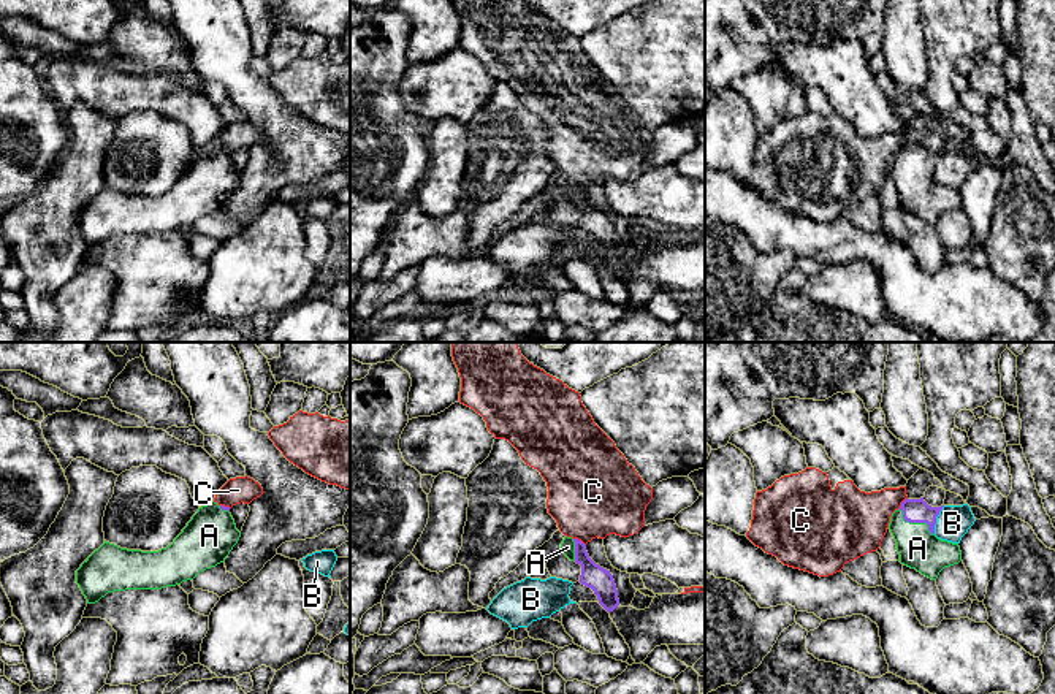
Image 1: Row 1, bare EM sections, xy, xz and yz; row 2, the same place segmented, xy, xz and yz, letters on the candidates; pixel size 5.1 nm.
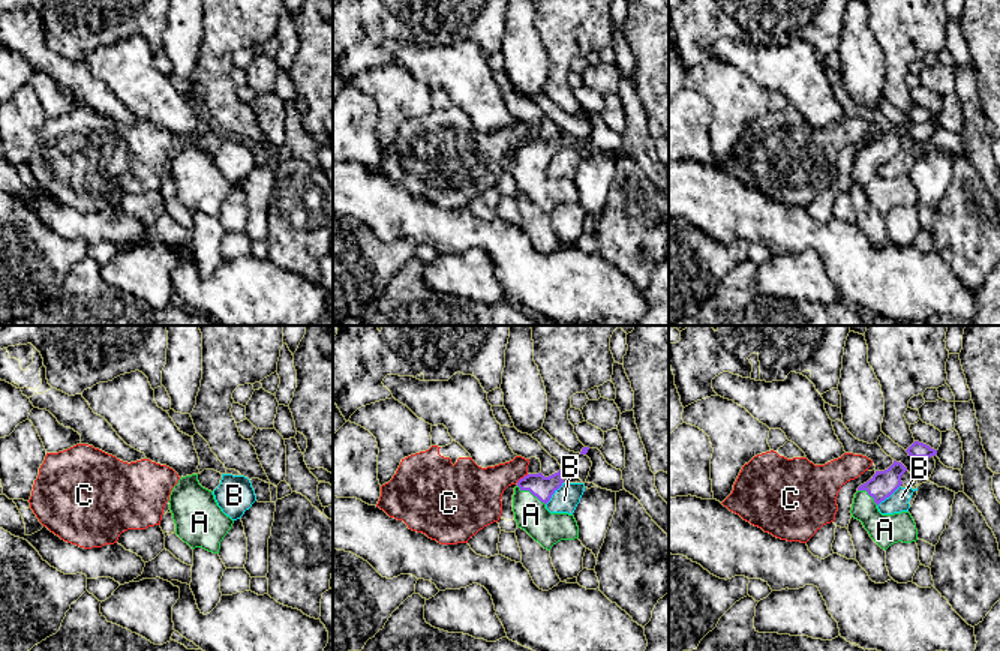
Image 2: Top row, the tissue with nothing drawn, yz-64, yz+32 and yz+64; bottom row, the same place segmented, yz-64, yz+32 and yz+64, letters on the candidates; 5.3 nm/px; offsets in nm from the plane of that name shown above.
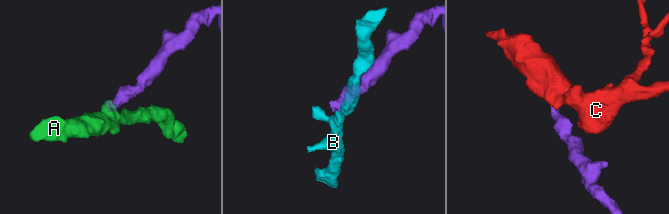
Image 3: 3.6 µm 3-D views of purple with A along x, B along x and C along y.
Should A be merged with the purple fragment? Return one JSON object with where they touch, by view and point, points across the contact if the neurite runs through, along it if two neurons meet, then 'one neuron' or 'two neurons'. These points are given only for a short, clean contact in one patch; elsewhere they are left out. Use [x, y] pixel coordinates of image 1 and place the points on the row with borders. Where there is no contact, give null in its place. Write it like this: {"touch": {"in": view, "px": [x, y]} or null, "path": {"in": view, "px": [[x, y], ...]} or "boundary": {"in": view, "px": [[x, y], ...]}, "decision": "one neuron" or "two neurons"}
{"touch": {"in": "yz", "px": [916, 522]}, "path": {"in": "yz", "px": [[914, 510], [916, 522], [917, 549]]}, "decision": "one neuron"}

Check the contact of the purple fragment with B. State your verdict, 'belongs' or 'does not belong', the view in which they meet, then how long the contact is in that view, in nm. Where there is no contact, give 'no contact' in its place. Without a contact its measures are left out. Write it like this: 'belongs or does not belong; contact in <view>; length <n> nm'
does not belong; contact in yz; length 160 nm

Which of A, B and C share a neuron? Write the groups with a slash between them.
A / B / C

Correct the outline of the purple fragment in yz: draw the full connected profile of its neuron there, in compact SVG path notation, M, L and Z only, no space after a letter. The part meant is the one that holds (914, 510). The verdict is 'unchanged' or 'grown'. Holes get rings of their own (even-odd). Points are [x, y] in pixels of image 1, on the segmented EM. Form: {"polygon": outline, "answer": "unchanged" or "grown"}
{"polygon": "M924 498L905 499L889 523L900 562L931 580L936 580L944 567L962 561L958 543L935 536L936 517L943 507L931 507Z", "answer": "grown"}

